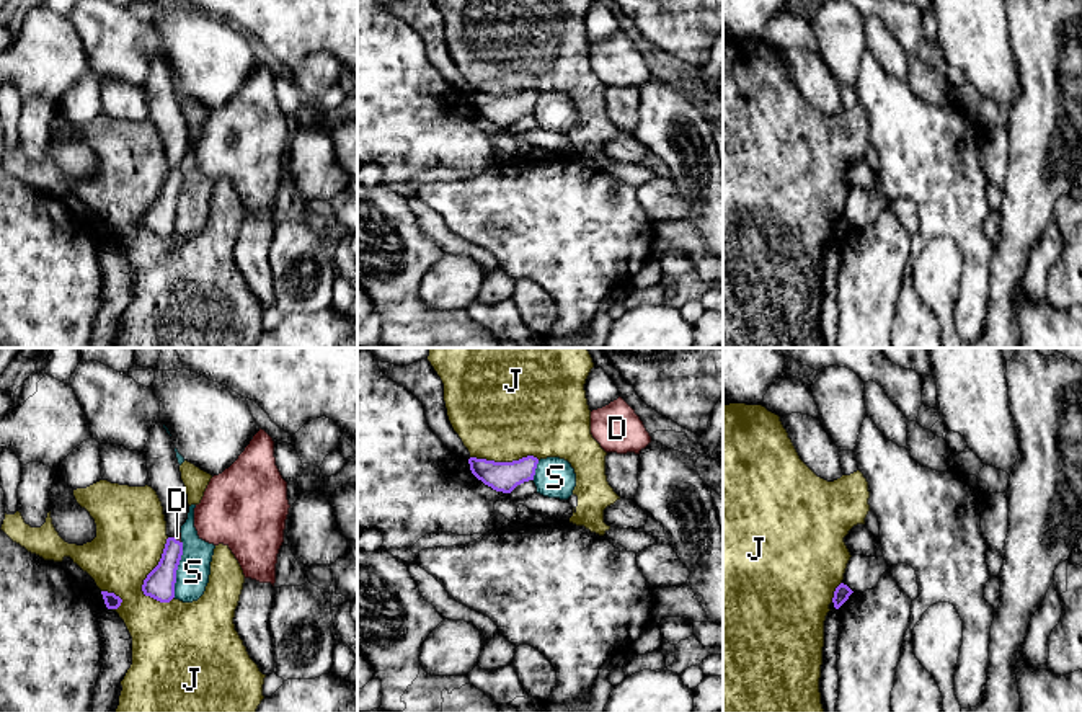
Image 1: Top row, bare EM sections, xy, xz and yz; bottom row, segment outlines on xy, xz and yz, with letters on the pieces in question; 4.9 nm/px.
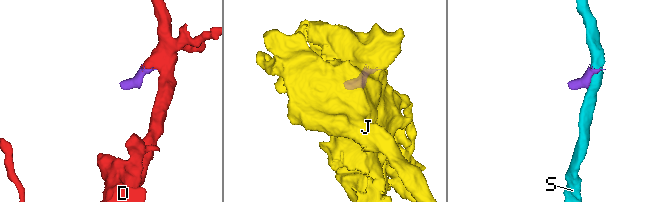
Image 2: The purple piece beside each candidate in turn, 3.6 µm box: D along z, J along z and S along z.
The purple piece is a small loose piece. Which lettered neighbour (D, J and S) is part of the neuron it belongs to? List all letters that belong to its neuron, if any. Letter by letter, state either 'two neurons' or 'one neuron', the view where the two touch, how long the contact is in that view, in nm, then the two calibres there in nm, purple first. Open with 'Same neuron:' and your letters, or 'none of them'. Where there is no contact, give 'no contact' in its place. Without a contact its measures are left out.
Same neuron: D
D: one neuron; meets purple in xy; contact 50 nm long; 140 nm thick on the purple side, 30 nm on the other
J: two neurons; meets purple in xy; contact 340 nm long; 140 nm thick on the purple side, 360 nm on the other
S: two neurons; meets purple in xy; contact 280 nm long; 140 nm thick on the purple side, 160 nm on the other

